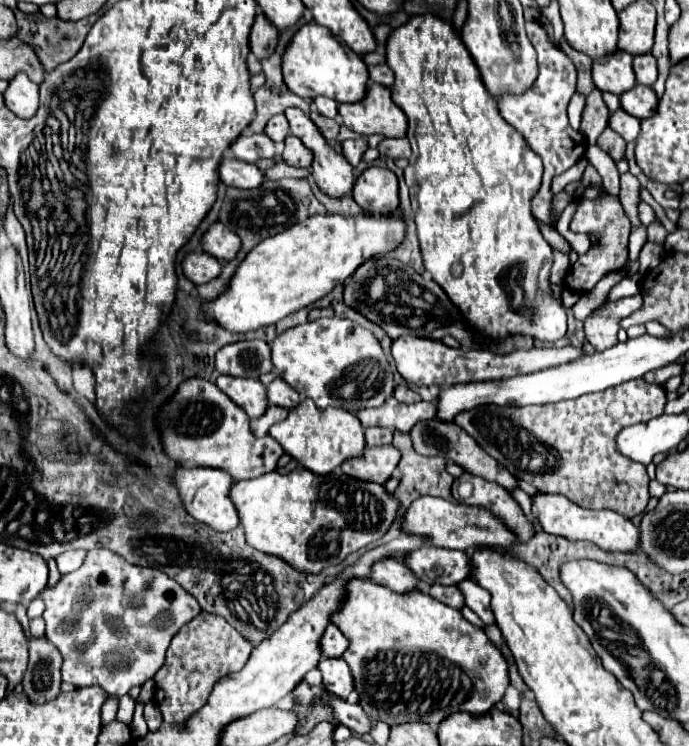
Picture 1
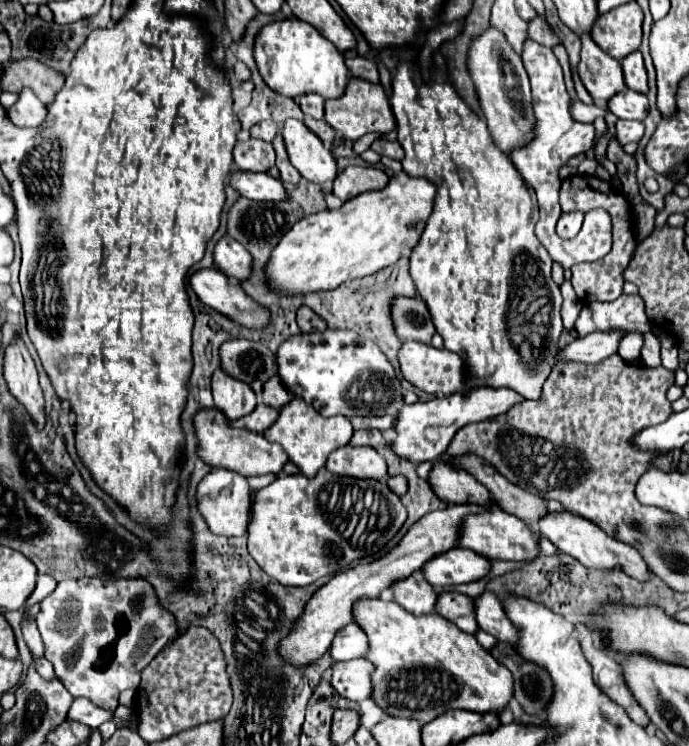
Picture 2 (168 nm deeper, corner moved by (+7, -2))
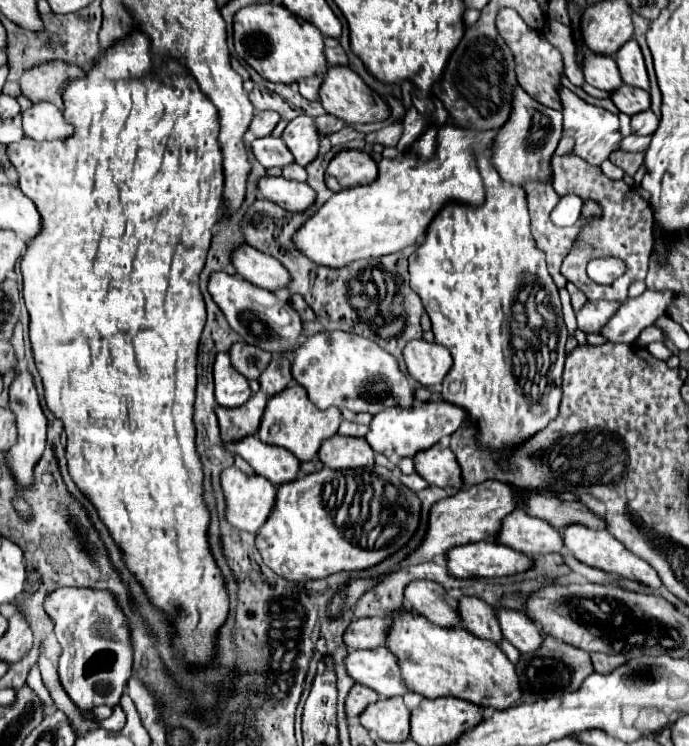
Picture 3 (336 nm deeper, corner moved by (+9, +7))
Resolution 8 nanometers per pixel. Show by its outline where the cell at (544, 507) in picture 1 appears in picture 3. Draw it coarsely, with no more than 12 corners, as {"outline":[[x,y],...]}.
{"outline":[[567,526],[579,562],[659,588],[657,572],[607,530]]}

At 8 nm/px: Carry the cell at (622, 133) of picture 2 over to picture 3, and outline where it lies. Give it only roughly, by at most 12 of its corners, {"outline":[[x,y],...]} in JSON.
{"outline":[[651,110],[631,116],[639,136],[651,136],[659,118]]}

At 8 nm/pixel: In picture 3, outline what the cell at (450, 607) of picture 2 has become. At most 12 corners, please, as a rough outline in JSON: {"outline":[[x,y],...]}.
{"outline":[[459,598],[463,628],[499,644],[493,608],[483,600]]}

